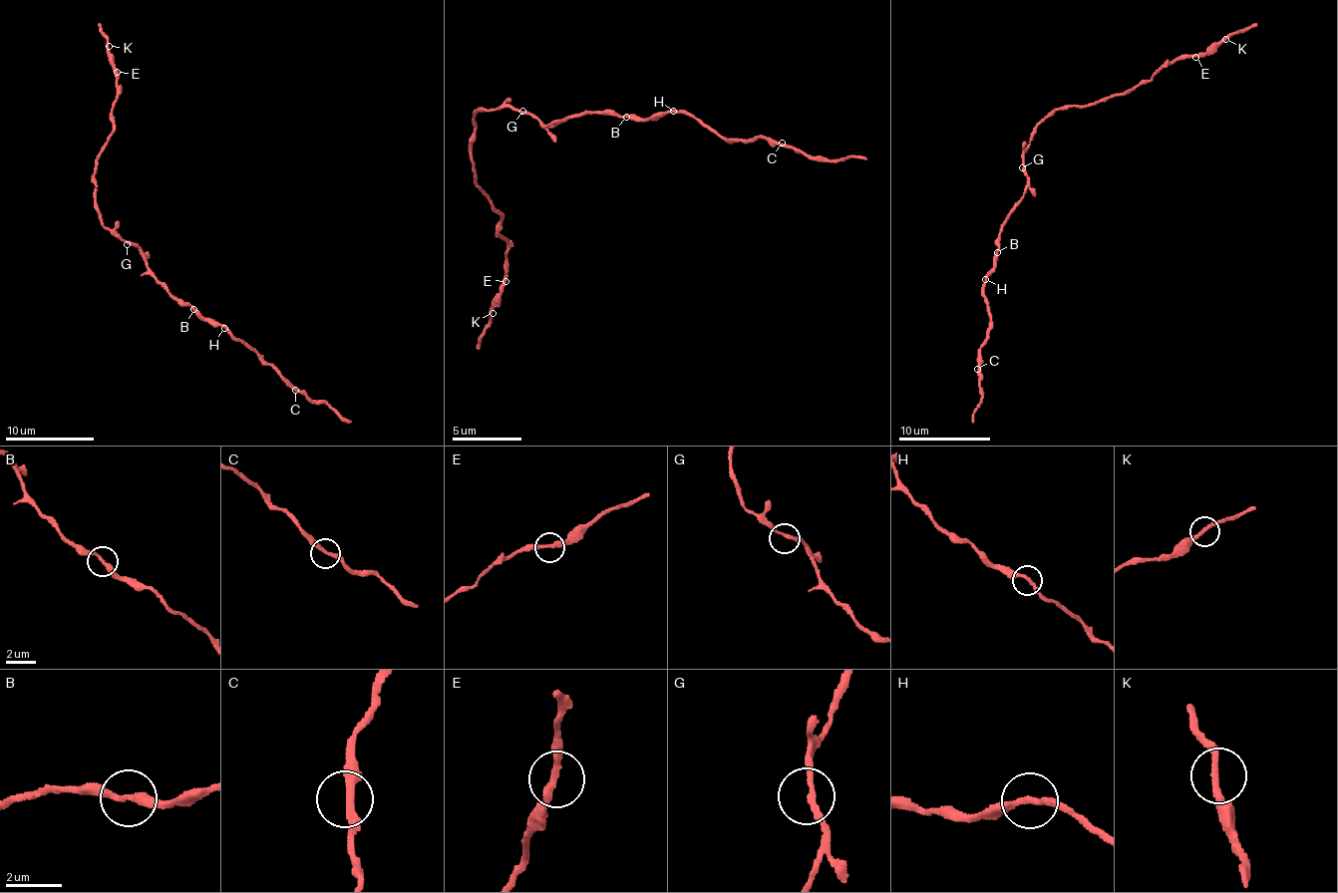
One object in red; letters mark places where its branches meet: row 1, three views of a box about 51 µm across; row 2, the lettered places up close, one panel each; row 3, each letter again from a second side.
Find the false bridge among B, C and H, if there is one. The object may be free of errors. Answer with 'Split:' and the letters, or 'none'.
Split: B

